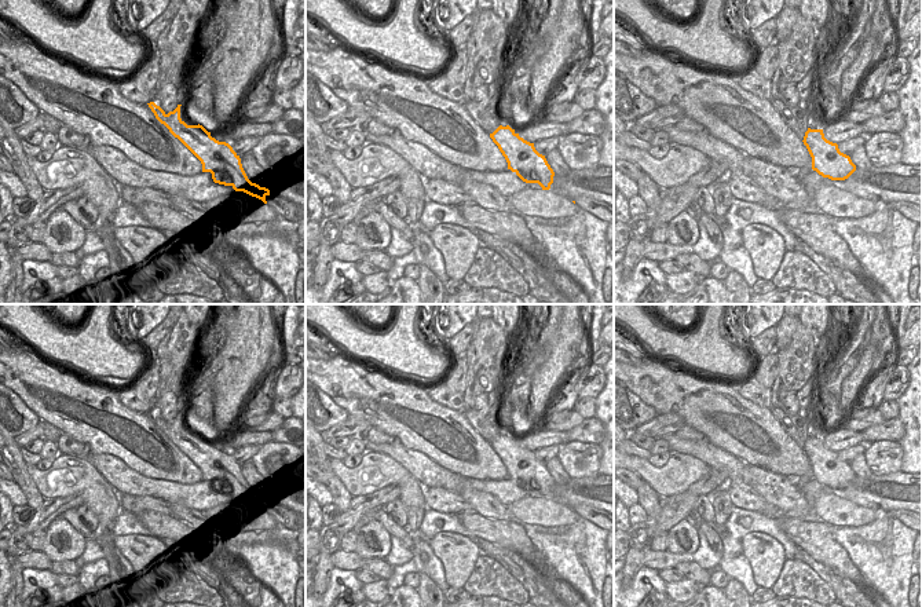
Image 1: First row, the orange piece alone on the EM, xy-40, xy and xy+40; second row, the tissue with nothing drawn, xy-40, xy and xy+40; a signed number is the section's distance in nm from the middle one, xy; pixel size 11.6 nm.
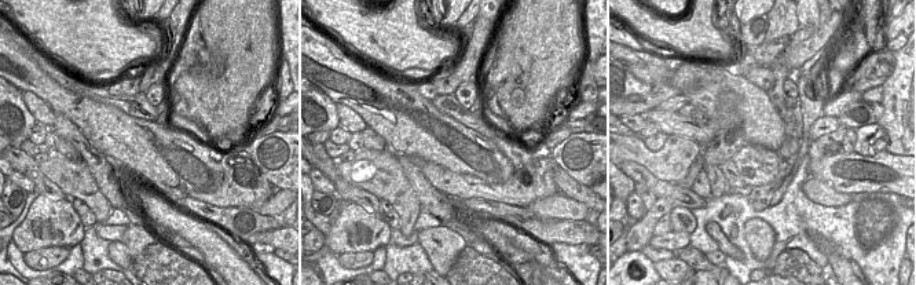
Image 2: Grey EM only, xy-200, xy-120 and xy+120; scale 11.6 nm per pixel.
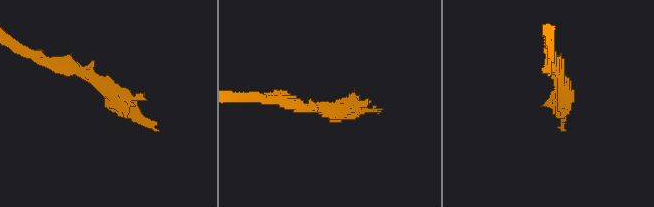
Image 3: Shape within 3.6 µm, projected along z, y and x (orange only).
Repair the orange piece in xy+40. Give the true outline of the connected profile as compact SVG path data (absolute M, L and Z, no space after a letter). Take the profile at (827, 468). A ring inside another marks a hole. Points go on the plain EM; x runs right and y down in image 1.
M808 436L802 450L812 465L812 478L823 486L845 489L856 479L850 465L841 461L837 451L827 449L823 438Z

